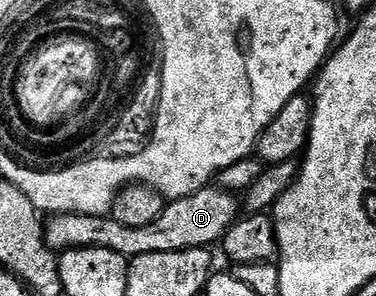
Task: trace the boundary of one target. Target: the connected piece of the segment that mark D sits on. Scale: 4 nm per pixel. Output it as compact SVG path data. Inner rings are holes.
M205 188L185 198L169 201L162 216L142 228L126 228L110 216L82 216L81 214L57 214L47 219L44 238L49 248L57 252L80 248L106 248L131 260L144 253L178 252L212 248L223 239L224 233L235 224L242 206L236 203L237 195L219 188Z

